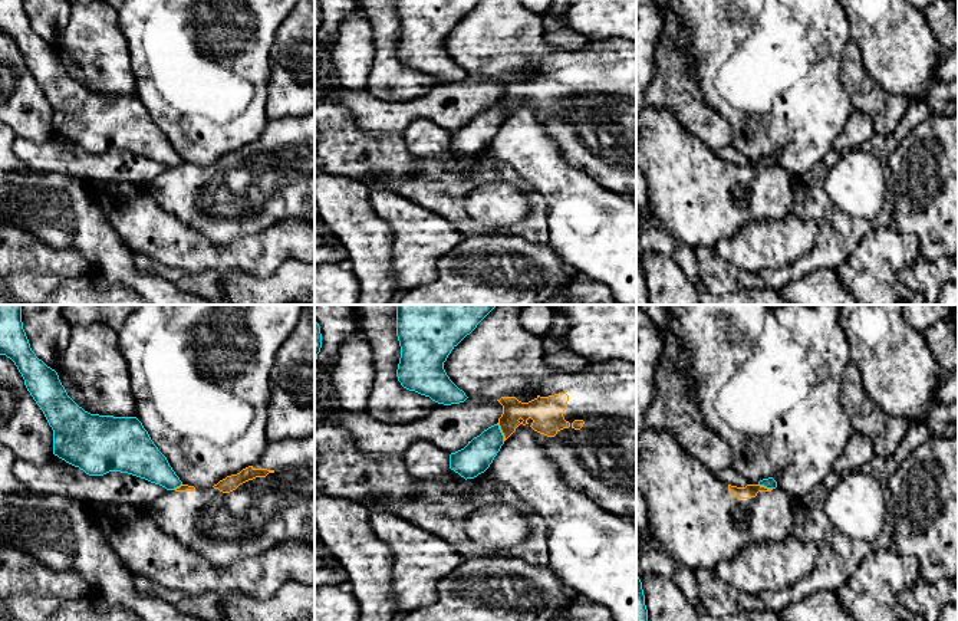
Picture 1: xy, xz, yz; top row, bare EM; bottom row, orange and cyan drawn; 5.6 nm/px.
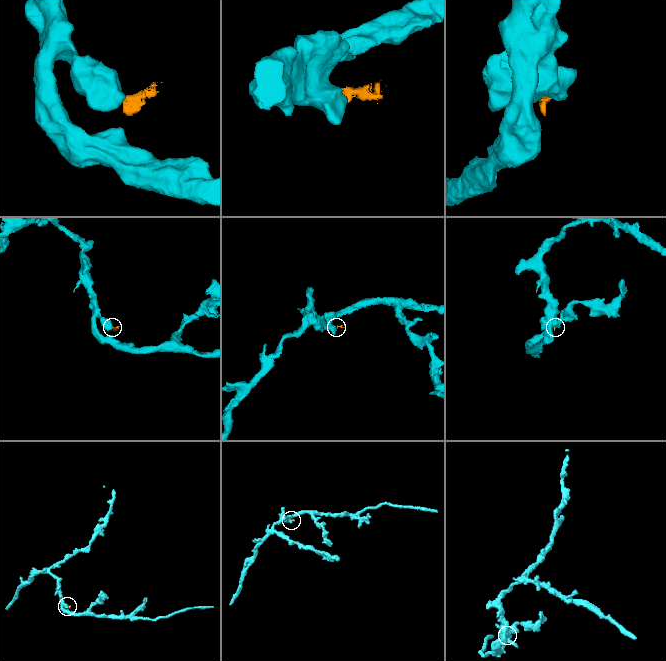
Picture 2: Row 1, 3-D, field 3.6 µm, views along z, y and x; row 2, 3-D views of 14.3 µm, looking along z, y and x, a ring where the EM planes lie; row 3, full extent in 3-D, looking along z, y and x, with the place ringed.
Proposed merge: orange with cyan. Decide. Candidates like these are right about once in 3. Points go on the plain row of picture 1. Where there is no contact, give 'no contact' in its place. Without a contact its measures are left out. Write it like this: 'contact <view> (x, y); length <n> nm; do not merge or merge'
contact xz (501, 109); length 110 nm; do not merge

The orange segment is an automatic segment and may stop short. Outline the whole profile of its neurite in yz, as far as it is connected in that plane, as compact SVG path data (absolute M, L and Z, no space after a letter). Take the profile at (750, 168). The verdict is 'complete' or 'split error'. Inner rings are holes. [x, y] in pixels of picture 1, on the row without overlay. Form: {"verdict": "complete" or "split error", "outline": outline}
{"verdict": "split error", "outline": "M645 105L636 116L636 168L643 172L648 181L648 196L654 214L675 240L691 249L715 247L720 240L733 237L751 221L781 220L793 213L790 172L778 165L767 167L760 162L737 165L724 161L717 151L684 128L669 109Z"}

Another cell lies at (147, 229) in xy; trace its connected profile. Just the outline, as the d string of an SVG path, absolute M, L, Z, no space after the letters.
M86 181L112 229L134 254L195 275L243 270L267 277L286 259L315 263L315 224L296 218L228 244L214 244L164 210L148 187L134 183Z

